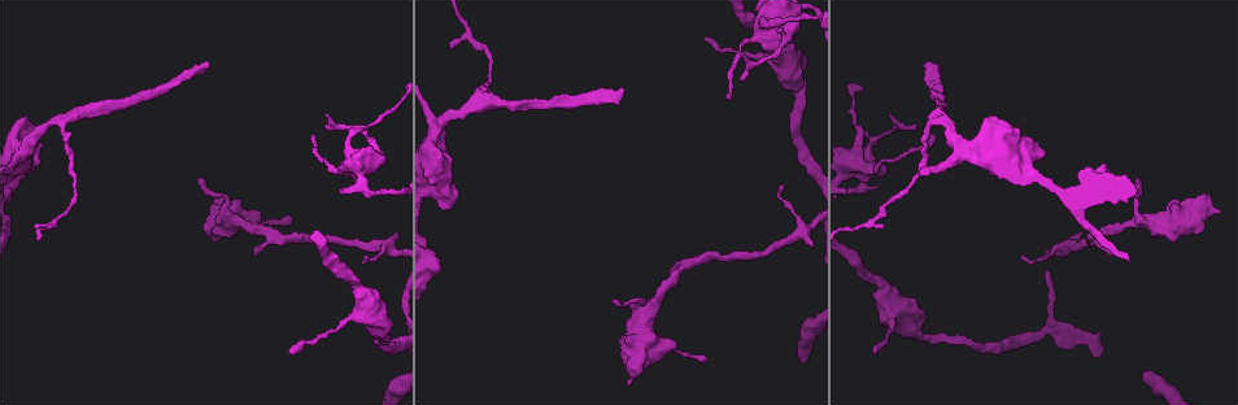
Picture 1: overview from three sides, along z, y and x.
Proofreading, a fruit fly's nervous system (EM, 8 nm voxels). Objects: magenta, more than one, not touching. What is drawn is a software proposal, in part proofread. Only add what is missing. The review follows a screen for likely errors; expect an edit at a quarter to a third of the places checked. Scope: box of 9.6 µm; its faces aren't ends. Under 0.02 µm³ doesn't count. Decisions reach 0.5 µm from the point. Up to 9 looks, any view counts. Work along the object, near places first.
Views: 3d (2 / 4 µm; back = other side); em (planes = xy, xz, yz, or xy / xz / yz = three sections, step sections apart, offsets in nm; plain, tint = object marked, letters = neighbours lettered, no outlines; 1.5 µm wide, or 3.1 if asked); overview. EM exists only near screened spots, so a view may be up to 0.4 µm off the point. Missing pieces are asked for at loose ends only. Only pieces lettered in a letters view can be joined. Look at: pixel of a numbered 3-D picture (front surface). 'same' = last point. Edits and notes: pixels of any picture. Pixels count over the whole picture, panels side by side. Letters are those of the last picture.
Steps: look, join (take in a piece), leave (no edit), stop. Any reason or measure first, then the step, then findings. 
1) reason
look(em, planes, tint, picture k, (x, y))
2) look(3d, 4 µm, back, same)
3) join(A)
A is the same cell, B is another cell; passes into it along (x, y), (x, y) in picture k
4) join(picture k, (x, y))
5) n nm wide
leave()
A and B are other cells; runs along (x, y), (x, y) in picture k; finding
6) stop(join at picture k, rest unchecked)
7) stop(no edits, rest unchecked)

free end
look(3d, 4 µm, back, picture 1, (639, 372))

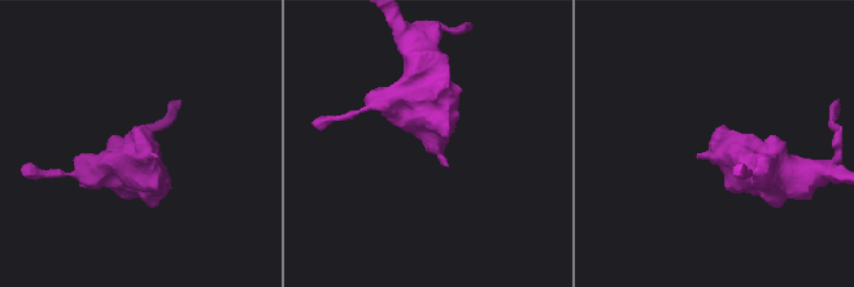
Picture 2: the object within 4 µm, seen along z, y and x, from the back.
shape alone is not enough
look(em, yz, step 4, letters, picture 2, (134, 129))

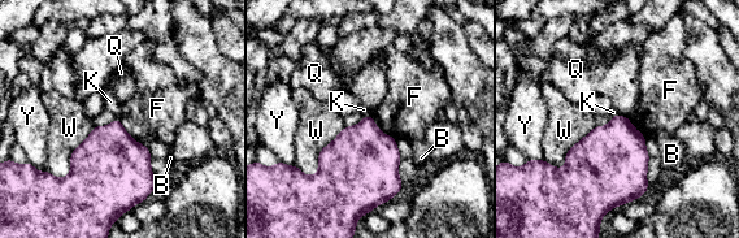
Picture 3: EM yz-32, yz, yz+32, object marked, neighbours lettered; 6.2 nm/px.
cut it another way
look(em, xy, step 8, letters, same)

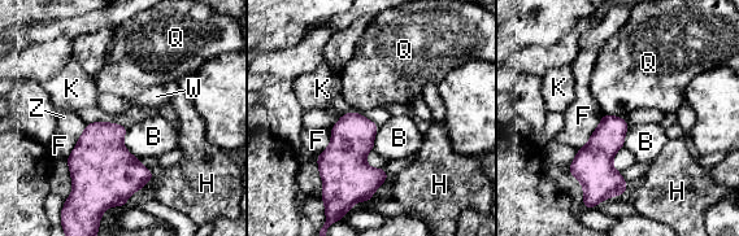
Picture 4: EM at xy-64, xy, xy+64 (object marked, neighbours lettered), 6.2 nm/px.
leave()
B, F, H, K, Q, W and Z are other cells; none of them fits

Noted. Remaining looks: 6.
an open end
look(3d, 4 µm, picture 1, (1135, 179))

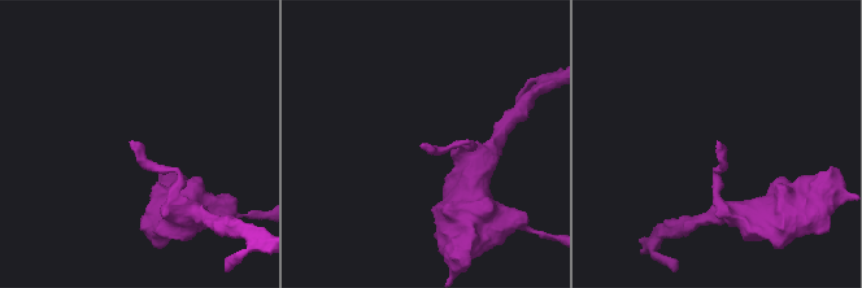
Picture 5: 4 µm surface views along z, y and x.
shape alone is not enough
look(em, planes, letters, picture 5, (421, 147))

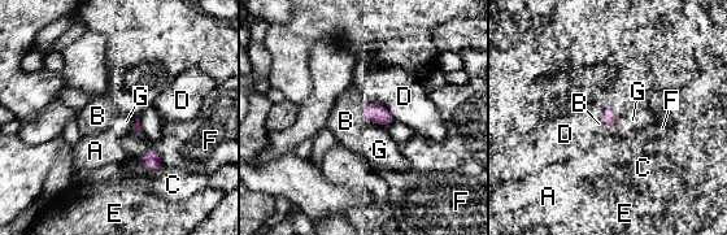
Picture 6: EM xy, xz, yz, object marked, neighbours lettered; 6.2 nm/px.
leave()
A, B, C, D, E, F and G are other cells; border along (364, 104), (362, 116), (366, 120) in picture 6; none of them fits

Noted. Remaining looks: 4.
an open end
look(3d, 4 µm, picture 1, (327, 127))

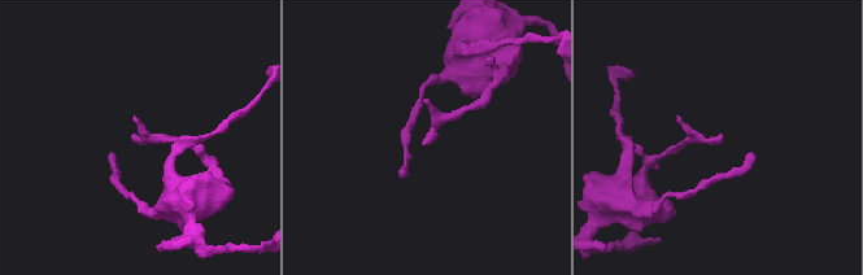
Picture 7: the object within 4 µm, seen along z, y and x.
look(em, 3.1 µm, planes, letters, picture 7, (425, 143))

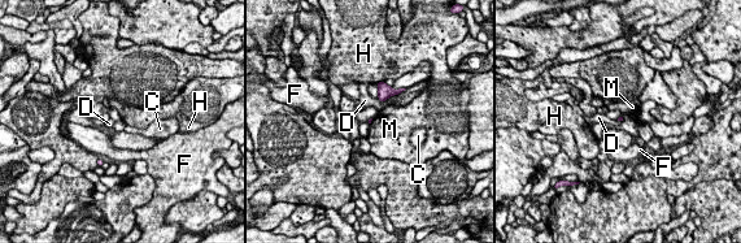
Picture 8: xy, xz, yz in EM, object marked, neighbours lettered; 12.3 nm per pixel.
leave()
C, D, F, H and M are other cells; border along (378, 98), (384, 102) in picture 8; none of them fits

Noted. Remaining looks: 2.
stop(no edits, rest unchecked)

